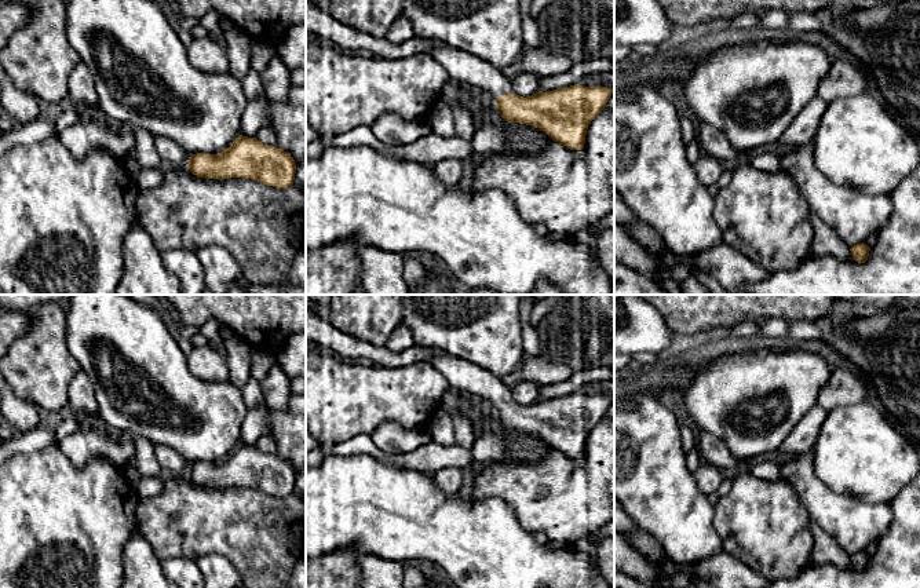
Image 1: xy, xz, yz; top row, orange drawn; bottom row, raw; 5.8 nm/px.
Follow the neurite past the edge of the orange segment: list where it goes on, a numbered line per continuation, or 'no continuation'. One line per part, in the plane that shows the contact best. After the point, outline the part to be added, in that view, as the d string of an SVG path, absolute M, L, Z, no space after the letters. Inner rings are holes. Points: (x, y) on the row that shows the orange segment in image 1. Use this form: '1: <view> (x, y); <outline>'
1: xz (460, 65); M445 43L427 54L448 72L450 78L470 88L477 87L493 99L512 92L511 78L475 55L452 48Z

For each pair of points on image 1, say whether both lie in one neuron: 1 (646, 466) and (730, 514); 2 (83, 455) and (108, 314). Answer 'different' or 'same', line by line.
1: different
2: different

